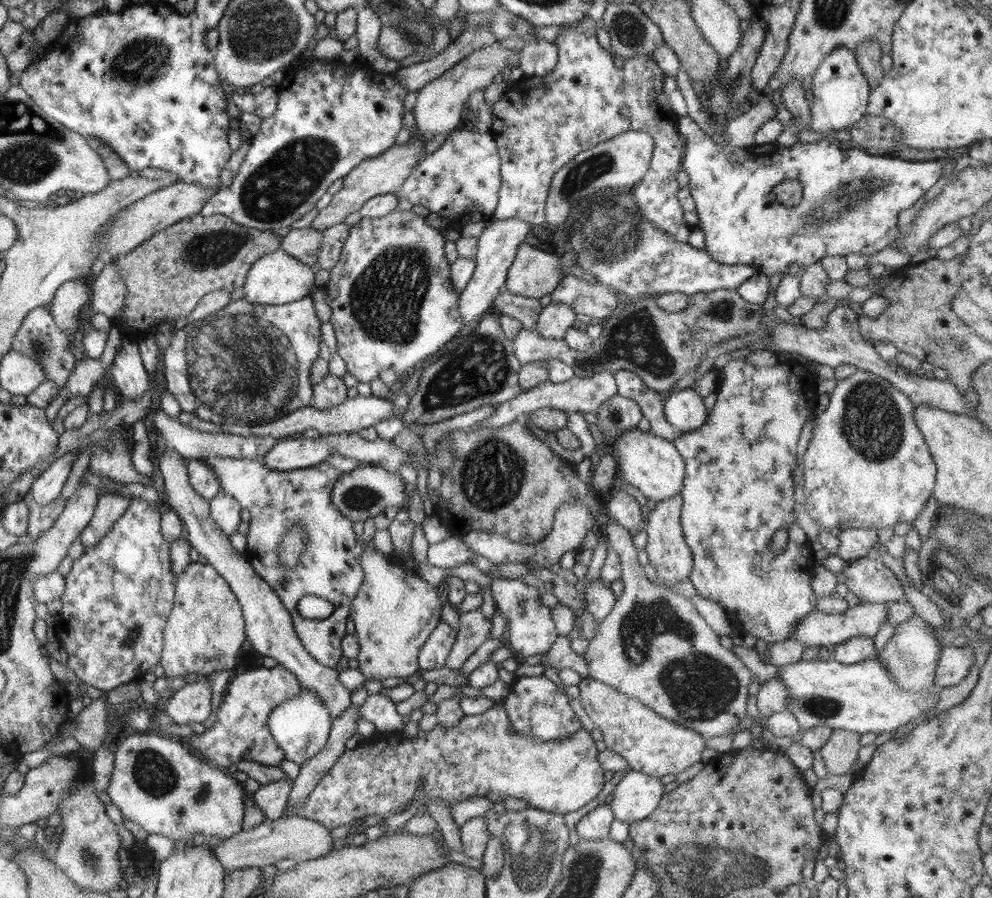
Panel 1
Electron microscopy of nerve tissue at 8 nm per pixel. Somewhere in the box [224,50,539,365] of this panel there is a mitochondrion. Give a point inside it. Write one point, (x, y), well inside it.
(385, 300)

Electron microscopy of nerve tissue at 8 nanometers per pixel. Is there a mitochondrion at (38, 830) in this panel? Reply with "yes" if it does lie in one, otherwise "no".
no

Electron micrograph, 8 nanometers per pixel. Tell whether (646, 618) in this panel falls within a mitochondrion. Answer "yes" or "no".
yes

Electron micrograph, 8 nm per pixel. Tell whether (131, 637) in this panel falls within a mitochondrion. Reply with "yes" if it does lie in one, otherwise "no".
yes

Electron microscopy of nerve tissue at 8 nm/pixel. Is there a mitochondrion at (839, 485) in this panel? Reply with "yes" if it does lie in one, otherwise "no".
no

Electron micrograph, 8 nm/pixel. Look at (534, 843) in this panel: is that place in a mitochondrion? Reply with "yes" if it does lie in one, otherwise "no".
yes

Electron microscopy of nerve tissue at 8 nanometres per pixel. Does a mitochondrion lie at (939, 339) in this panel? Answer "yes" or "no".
yes

